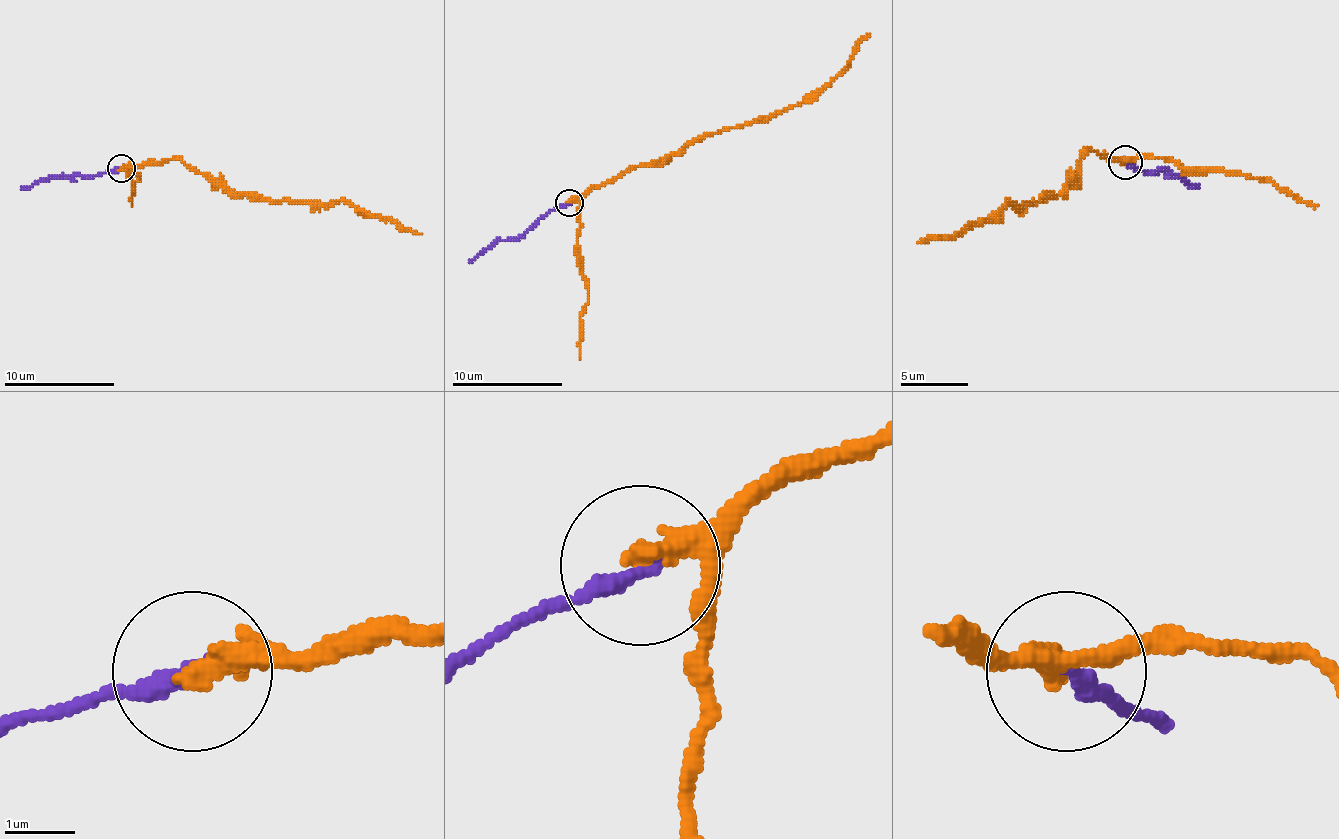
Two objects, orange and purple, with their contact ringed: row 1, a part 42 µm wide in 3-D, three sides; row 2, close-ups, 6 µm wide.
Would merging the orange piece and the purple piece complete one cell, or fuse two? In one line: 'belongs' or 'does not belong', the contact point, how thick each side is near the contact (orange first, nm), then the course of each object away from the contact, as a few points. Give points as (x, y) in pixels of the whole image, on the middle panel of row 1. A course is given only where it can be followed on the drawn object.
does not belong; place (569, 202); calibres 240 and 280 nm; course orange (569, 202), (580, 202), (593, 188), (640, 163), (668, 160), (715, 133), (800, 105), (847, 64), (869, 33); course purple (569, 202), (544, 216), (522, 235), (494, 240), (469, 262)

